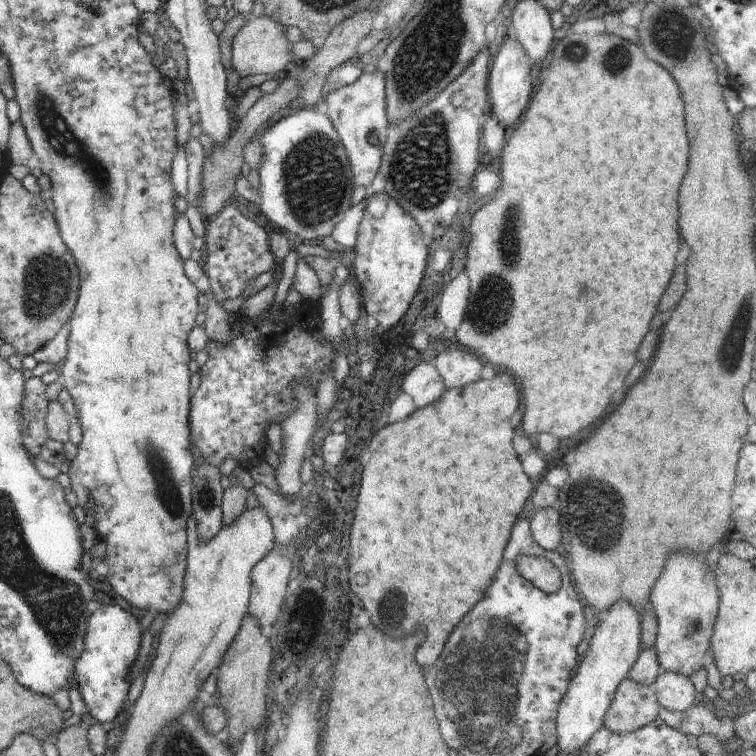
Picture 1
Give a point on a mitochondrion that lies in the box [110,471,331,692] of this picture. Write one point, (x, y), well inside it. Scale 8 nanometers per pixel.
(205, 489)

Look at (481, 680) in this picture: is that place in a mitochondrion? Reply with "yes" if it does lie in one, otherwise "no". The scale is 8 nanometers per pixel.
yes

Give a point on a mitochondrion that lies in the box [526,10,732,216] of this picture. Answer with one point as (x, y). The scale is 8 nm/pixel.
(612, 63)

